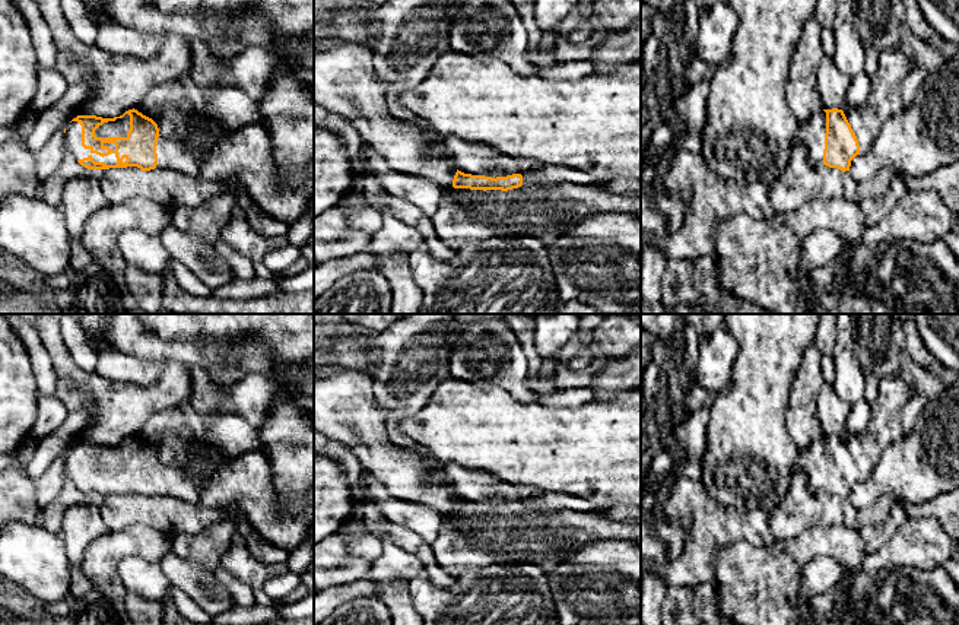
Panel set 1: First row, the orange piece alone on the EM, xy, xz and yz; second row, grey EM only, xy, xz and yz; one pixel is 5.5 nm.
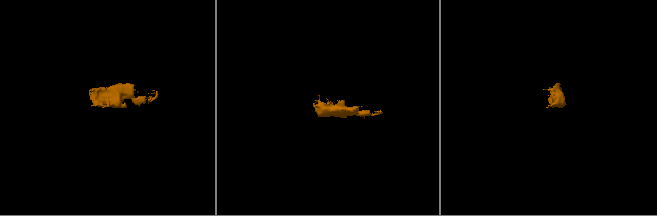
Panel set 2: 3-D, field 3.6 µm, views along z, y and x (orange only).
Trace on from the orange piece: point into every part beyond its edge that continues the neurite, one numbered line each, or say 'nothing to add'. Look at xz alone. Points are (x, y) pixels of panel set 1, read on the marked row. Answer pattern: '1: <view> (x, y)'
1: xz (545, 212)

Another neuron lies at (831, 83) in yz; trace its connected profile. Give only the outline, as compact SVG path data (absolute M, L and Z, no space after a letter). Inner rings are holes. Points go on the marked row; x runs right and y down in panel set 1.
M823 55L816 69L816 89L823 110L841 110L847 104L847 91L851 77L844 74L832 57Z

